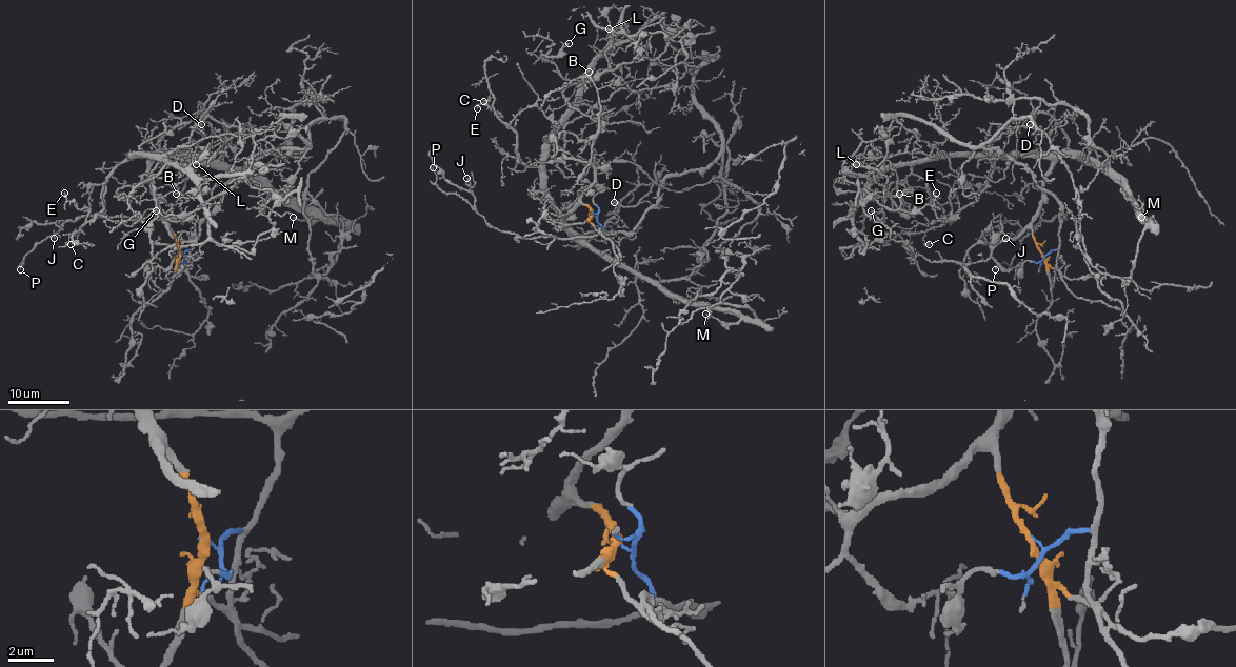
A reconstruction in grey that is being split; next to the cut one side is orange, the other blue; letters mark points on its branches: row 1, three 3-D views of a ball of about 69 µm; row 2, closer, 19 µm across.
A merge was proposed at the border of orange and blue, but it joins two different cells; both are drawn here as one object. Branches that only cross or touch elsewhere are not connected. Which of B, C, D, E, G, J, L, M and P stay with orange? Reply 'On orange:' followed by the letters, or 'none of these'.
On orange: B, C, D, E, G, L, M

